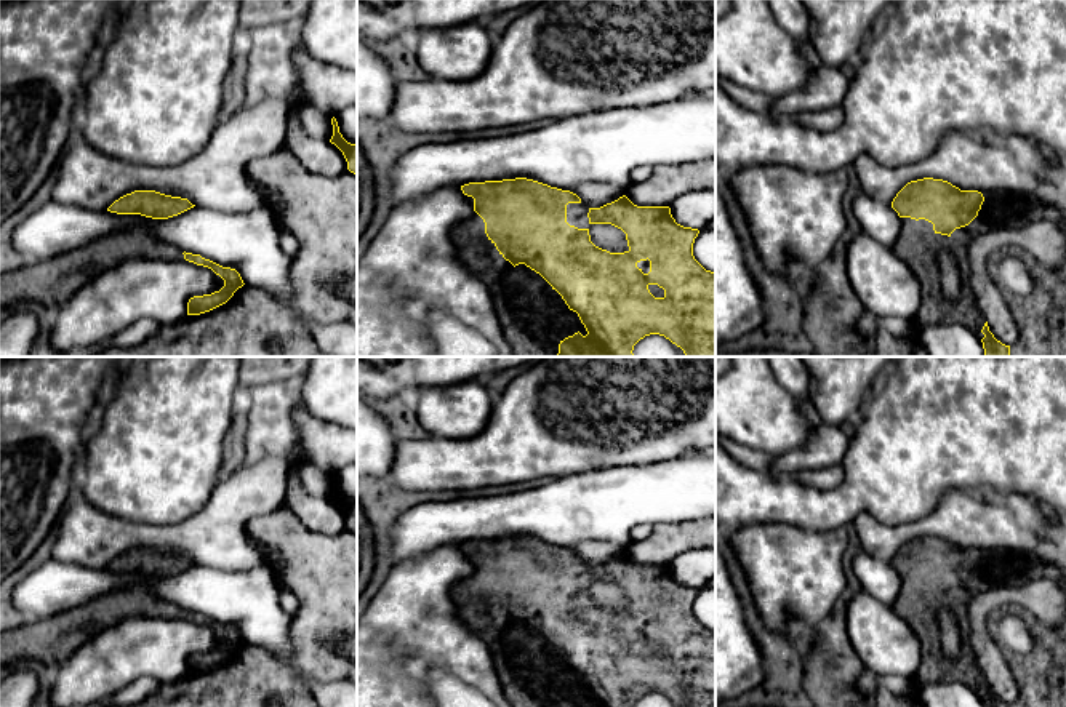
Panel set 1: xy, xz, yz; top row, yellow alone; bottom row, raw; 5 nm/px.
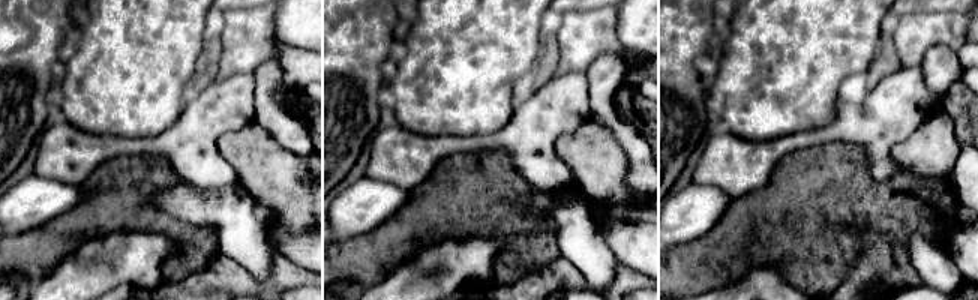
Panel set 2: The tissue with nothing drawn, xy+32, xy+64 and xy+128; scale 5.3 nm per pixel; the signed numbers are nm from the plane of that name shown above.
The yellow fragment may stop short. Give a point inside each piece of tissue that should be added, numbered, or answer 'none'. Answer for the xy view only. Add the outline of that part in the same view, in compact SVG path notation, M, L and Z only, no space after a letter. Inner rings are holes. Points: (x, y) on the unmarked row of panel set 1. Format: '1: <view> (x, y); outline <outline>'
1: xy (53, 640); outline M144 584L117 589L69 611L0 633L0 669L11 662L59 667L101 630L139 616L173 619L184 613L157 598Z

